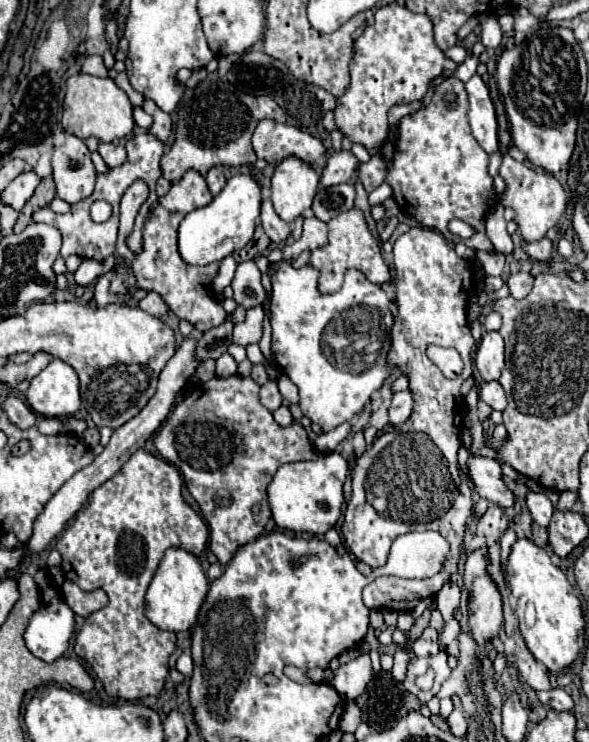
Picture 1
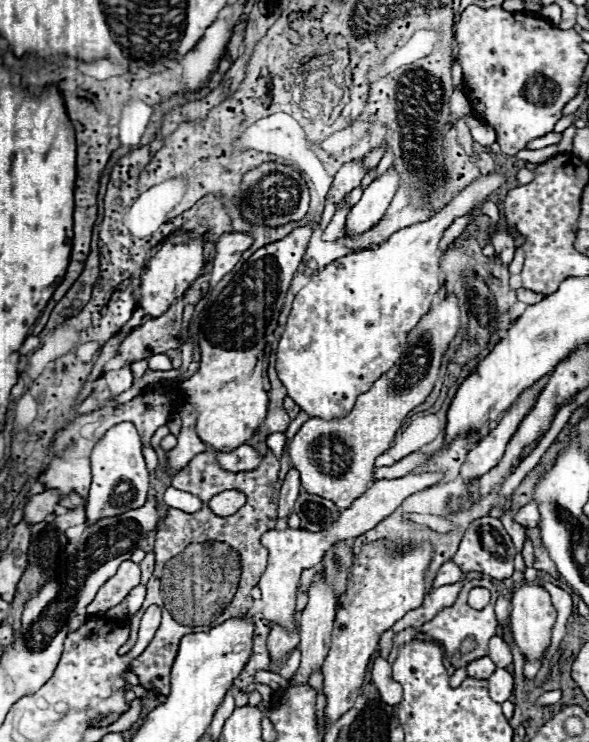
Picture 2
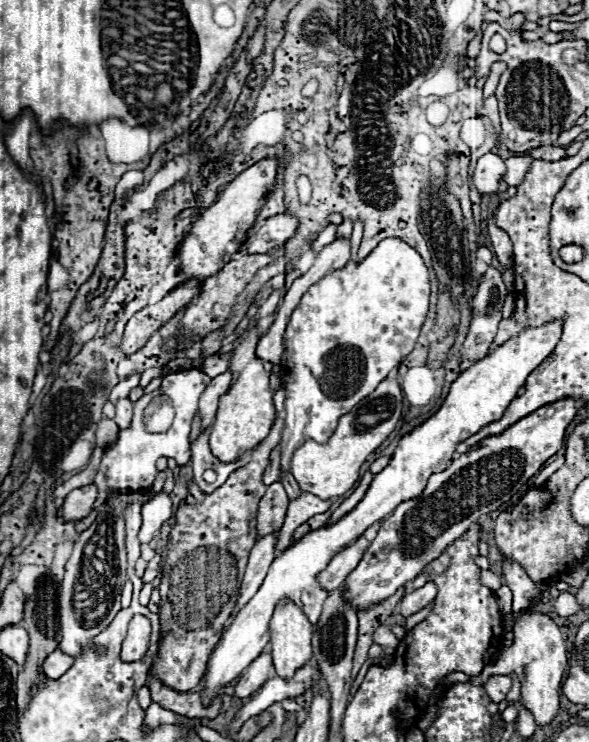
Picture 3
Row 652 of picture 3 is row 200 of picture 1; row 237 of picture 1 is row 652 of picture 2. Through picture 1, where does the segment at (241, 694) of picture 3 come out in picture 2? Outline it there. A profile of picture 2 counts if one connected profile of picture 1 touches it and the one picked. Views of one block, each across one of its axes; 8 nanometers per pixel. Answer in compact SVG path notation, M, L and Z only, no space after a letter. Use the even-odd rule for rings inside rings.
M274 626L268 634L266 646L268 646L270 660L282 662L284 656L298 646L298 628L294 628L292 632L286 632L282 626Z

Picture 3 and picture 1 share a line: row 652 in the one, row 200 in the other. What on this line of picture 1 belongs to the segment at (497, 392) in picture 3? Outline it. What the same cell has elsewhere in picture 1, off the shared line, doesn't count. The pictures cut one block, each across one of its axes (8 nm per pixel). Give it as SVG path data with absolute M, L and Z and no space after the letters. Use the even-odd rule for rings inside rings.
M236 174L232 176L220 194L212 198L210 204L204 208L196 208L180 222L178 228L178 252L186 264L192 266L204 266L210 262L220 262L234 250L244 248L256 228L258 222L258 208L260 208L262 196L258 182L248 174Z

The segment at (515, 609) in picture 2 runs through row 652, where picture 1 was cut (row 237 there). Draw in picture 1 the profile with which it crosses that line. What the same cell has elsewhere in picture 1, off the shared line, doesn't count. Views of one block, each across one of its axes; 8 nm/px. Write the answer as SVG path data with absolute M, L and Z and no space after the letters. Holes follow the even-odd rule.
M504 156L500 166L500 176L506 182L506 192L500 196L500 204L510 204L516 212L518 228L524 242L536 242L546 236L546 232L556 226L560 216L565 213L568 195L562 184L548 172L536 172L524 162L516 162L512 156Z

